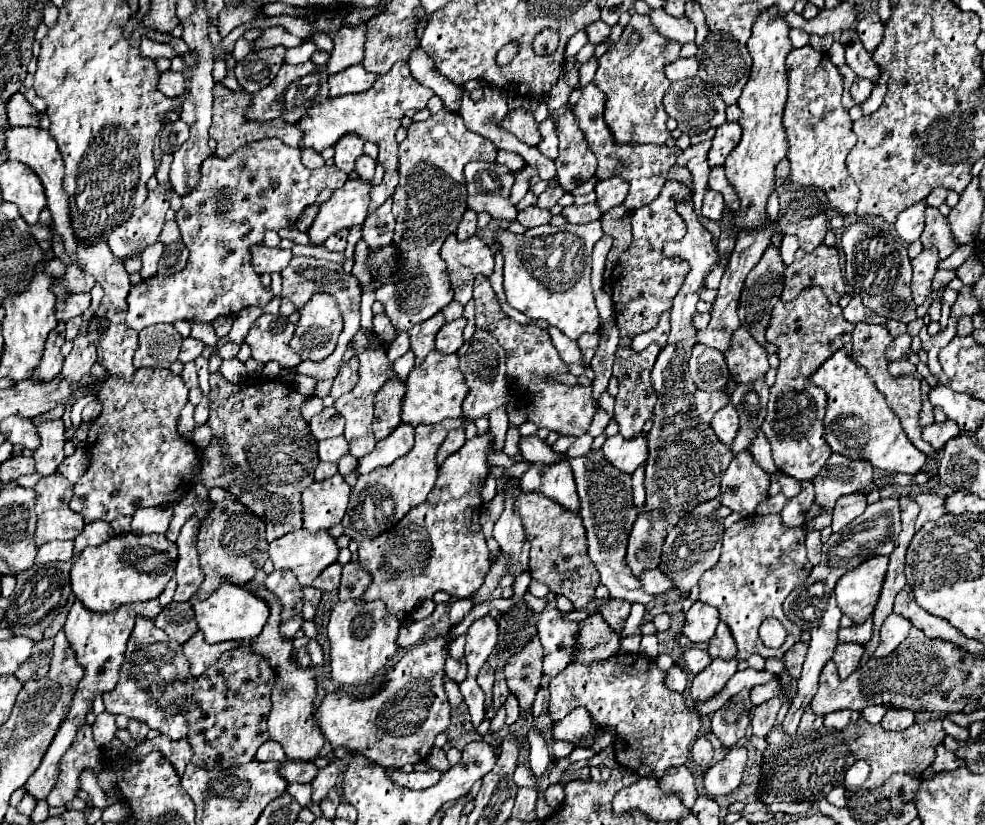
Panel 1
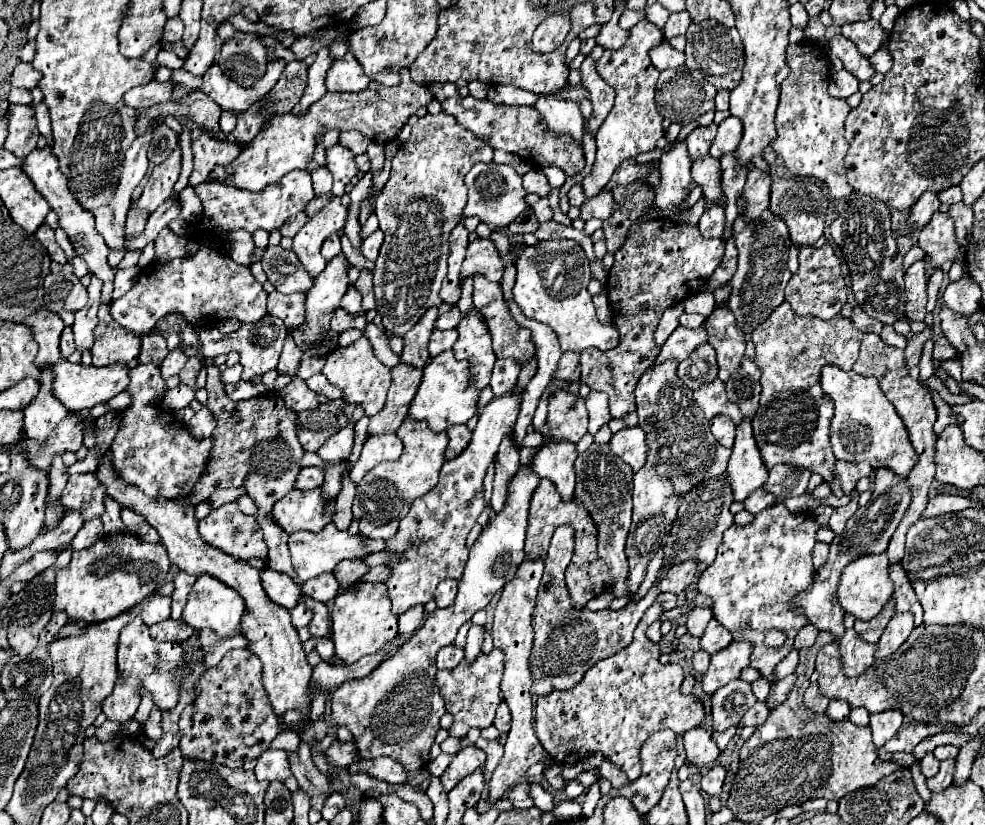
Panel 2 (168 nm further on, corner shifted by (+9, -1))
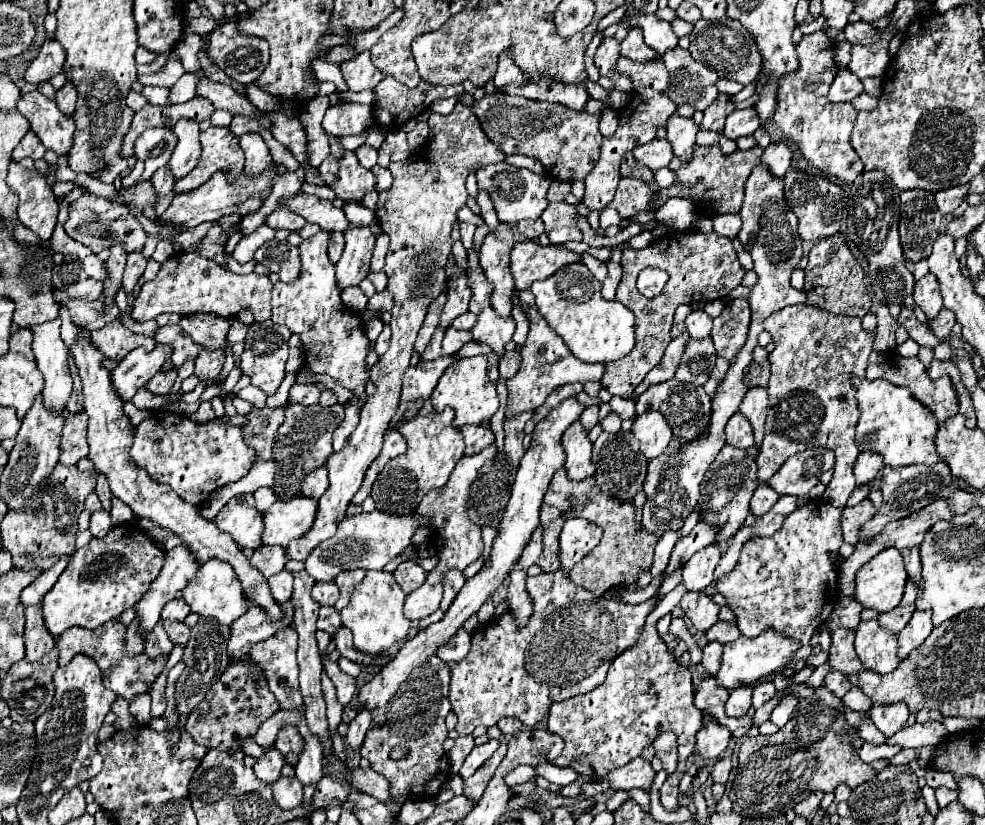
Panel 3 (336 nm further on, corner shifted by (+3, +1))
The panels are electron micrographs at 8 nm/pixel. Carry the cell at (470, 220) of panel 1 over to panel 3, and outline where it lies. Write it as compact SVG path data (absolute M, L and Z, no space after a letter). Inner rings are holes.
M454 266L454 274L450 278L450 288L448 288L448 302L442 310L440 316L440 328L450 328L454 318L458 318L460 314L468 312L468 300L470 300L470 288L466 284L466 274L460 274L460 268Z

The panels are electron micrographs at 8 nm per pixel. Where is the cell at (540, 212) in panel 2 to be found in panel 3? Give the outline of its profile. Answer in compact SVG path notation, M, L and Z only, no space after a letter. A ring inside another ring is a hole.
M552 202L544 210L542 222L552 244L560 246L564 242L582 242L582 232L576 224L576 216L578 216L576 206L566 202Z

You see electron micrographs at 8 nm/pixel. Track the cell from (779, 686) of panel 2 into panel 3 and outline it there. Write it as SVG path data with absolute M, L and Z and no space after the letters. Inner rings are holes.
M822 664L822 666L818 666L816 670L814 670L814 674L812 674L812 678L806 682L808 686L814 686L814 688L818 688L818 686L822 686L822 682L824 682L824 678L826 678L826 674L830 672L830 666L828 664Z

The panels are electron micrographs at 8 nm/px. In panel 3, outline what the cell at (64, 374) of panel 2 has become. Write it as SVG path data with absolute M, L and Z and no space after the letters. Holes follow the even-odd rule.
M156 344L152 352L144 348L132 350L116 370L112 370L112 382L116 392L124 402L132 400L132 396L156 374L160 372L162 364L172 356L172 346Z

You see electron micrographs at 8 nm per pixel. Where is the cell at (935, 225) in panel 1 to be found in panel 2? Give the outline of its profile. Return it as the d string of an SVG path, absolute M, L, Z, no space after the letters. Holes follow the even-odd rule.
M936 212L918 232L918 246L926 252L934 268L940 268L944 262L956 262L964 254L962 244L956 240L952 218L942 212Z

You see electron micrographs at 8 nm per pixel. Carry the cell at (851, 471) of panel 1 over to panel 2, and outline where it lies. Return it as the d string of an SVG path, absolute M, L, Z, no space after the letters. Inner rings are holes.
M838 460L834 464L834 476L836 480L840 482L844 494L850 494L850 490L856 486L856 482L862 478L862 476L870 476L872 472L872 466L868 462L858 462L858 464L852 464L852 462L844 462L844 460Z

